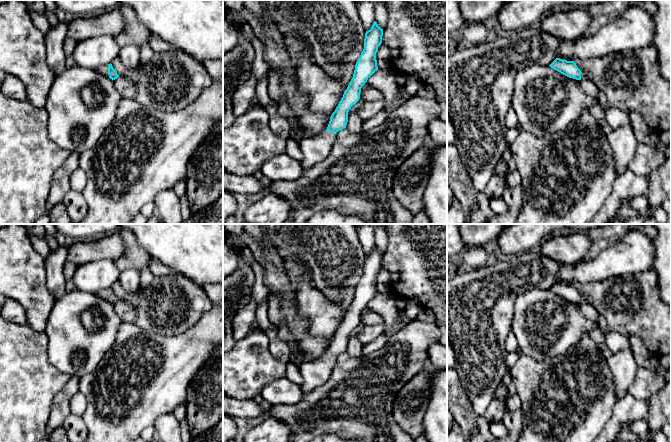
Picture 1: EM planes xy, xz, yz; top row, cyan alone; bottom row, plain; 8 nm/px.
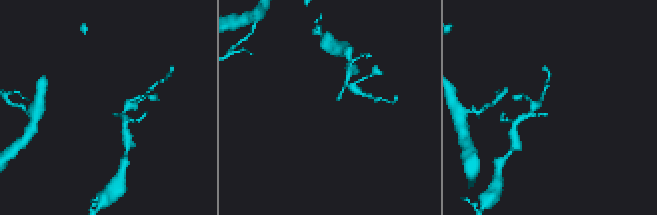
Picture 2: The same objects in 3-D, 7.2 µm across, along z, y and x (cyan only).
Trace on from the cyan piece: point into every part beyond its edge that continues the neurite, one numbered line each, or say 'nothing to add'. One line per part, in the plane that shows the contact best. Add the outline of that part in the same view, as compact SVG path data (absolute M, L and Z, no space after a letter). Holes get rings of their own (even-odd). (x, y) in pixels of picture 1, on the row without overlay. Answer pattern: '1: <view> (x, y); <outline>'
1: xy (103, 294); M108 289L99 291L96 295L98 297L102 298L102 299L105 299L105 300L109 301L109 299L108 299Z

